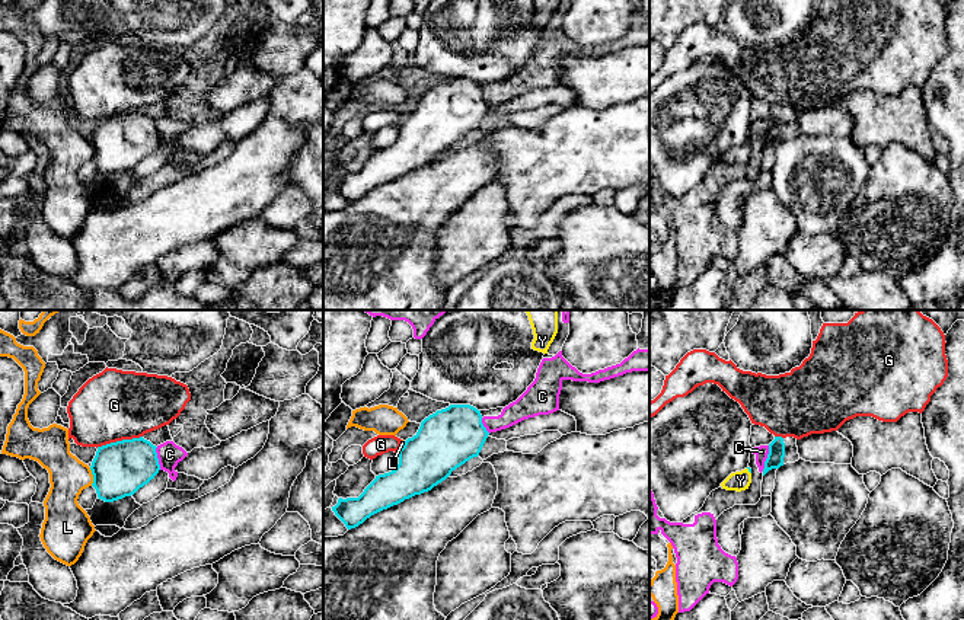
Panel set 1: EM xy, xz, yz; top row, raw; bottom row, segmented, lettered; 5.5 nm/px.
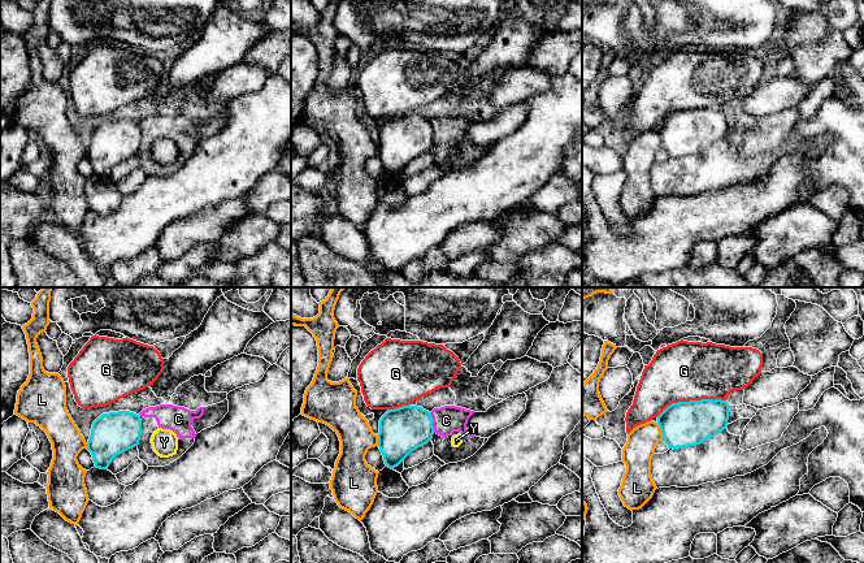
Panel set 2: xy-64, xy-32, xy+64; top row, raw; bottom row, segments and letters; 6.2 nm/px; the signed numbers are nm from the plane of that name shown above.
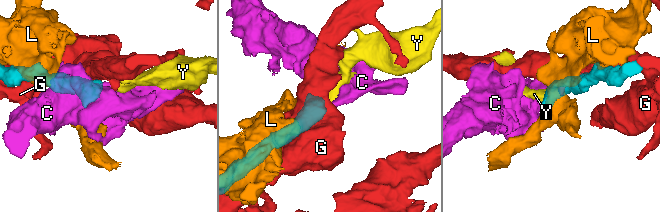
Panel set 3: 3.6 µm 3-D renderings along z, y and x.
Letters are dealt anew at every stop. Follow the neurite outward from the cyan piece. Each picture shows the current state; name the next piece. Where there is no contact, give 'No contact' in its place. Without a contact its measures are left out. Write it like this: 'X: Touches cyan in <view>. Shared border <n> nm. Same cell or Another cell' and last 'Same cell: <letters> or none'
C: Touches cyan in yz. Shared border 150 nm. Another cell
G: Touches cyan in xy. Shared border 260 nm. Another cell
L: Touches cyan in xy. Shared border 110 nm. Another cell
Y: Touches cyan in yz. Shared border 40 nm. Same cell
Same cell: Y

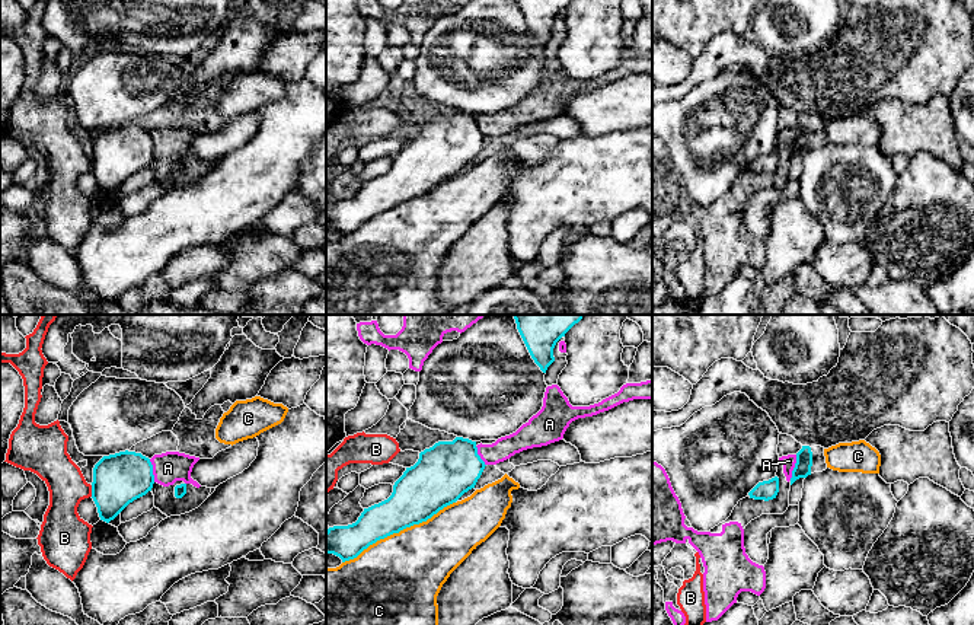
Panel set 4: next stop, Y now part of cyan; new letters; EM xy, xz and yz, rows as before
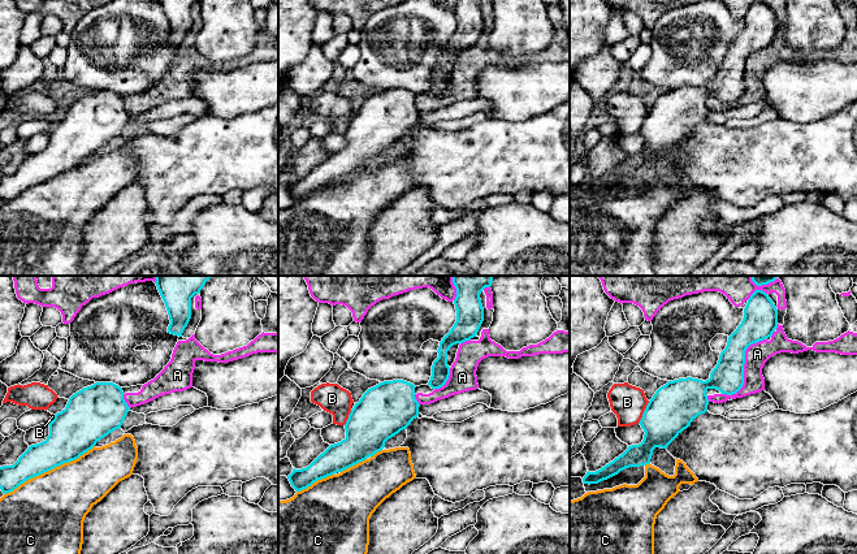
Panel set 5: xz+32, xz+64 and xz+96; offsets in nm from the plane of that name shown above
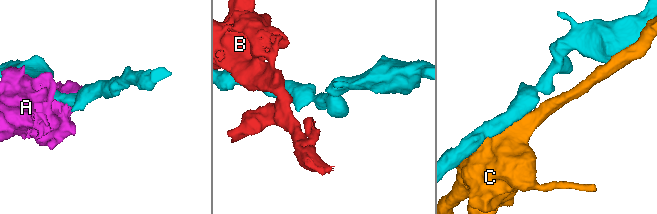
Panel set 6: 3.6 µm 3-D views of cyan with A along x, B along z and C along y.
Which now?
A: Touches cyan in yz. Shared border 150 nm. Another cell
B: Touches cyan in xy. Shared border 60 nm. Another cell
C: Touches cyan in xz. Shared border 700 nm. Another cell
Same cell: none

